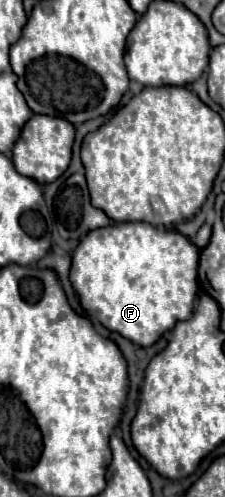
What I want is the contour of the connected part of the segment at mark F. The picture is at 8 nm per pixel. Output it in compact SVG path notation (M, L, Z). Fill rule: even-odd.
M113 223L81 239L73 253L69 281L87 315L93 315L105 329L123 335L131 343L149 347L175 323L191 317L197 297L197 263L199 249L181 233L149 223Z

